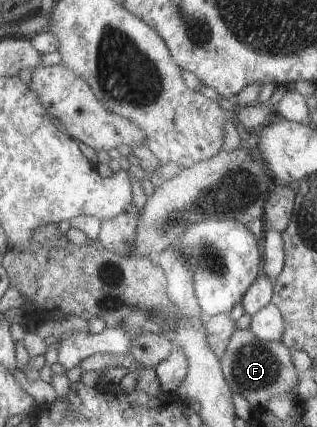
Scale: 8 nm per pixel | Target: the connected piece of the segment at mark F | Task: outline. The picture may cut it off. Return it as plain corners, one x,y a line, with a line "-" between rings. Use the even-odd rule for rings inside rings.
248,328
234,330
224,355
219,359
223,378
232,393
241,395
252,405
265,406
271,397
296,392
300,374
291,363
290,350
281,342
258,339

